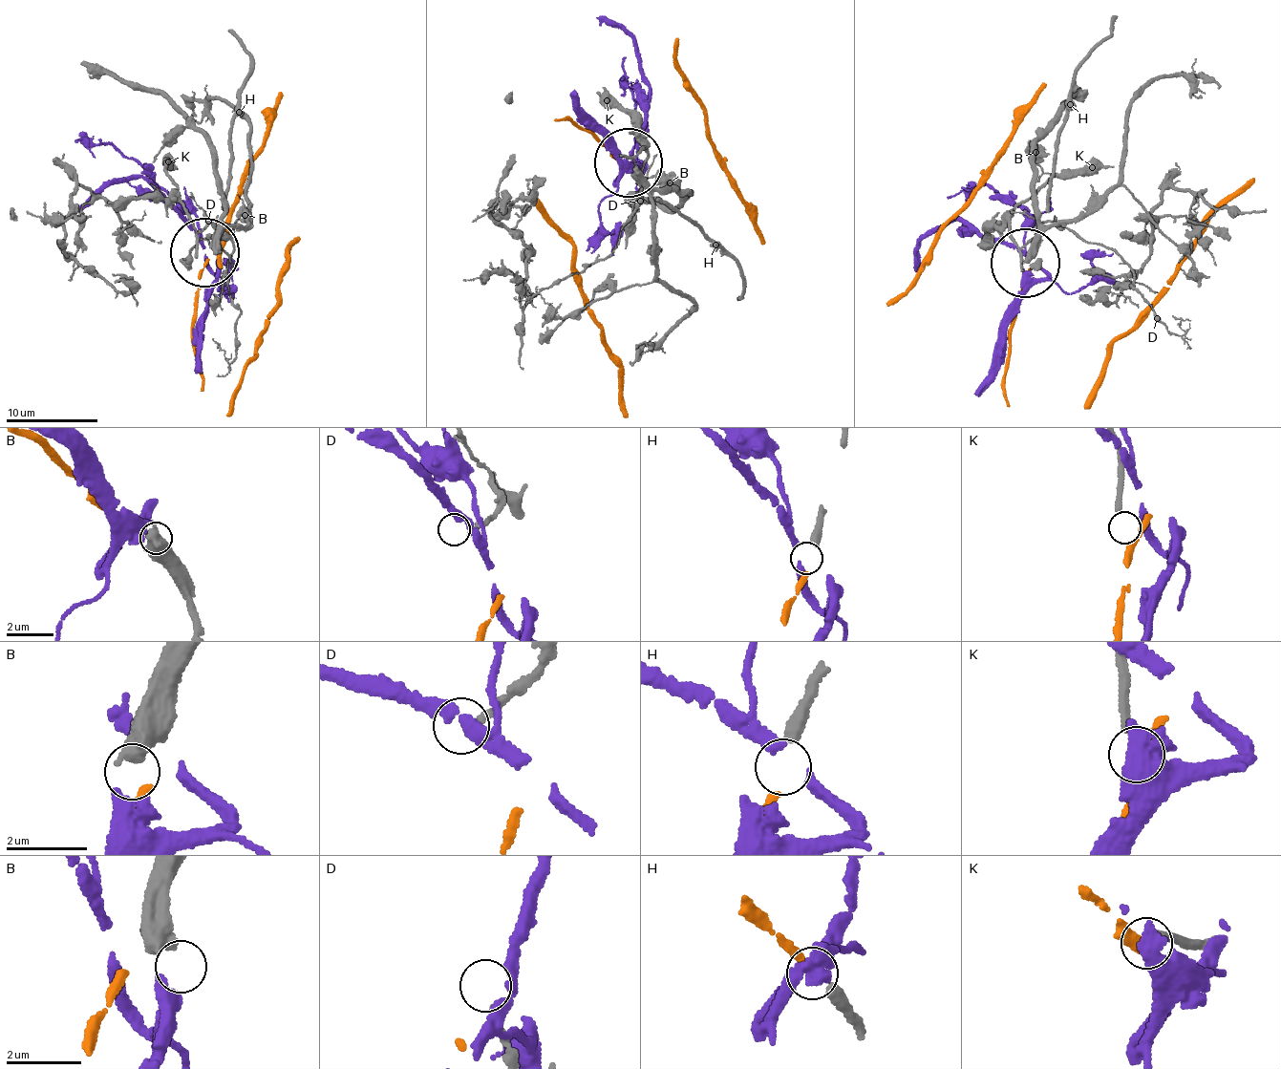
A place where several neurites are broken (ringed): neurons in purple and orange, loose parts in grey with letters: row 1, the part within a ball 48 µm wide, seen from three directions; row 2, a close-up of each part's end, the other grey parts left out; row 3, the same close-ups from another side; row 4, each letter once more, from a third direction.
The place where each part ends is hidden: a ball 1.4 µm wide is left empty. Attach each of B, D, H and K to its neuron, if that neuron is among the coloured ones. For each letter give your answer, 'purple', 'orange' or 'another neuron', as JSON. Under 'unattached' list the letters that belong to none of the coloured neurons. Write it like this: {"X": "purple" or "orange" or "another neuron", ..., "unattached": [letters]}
{"B": "purple", "D": "another neuron", "H": "orange", "K": "another neuron", "unattached": ["D", "K"]}

